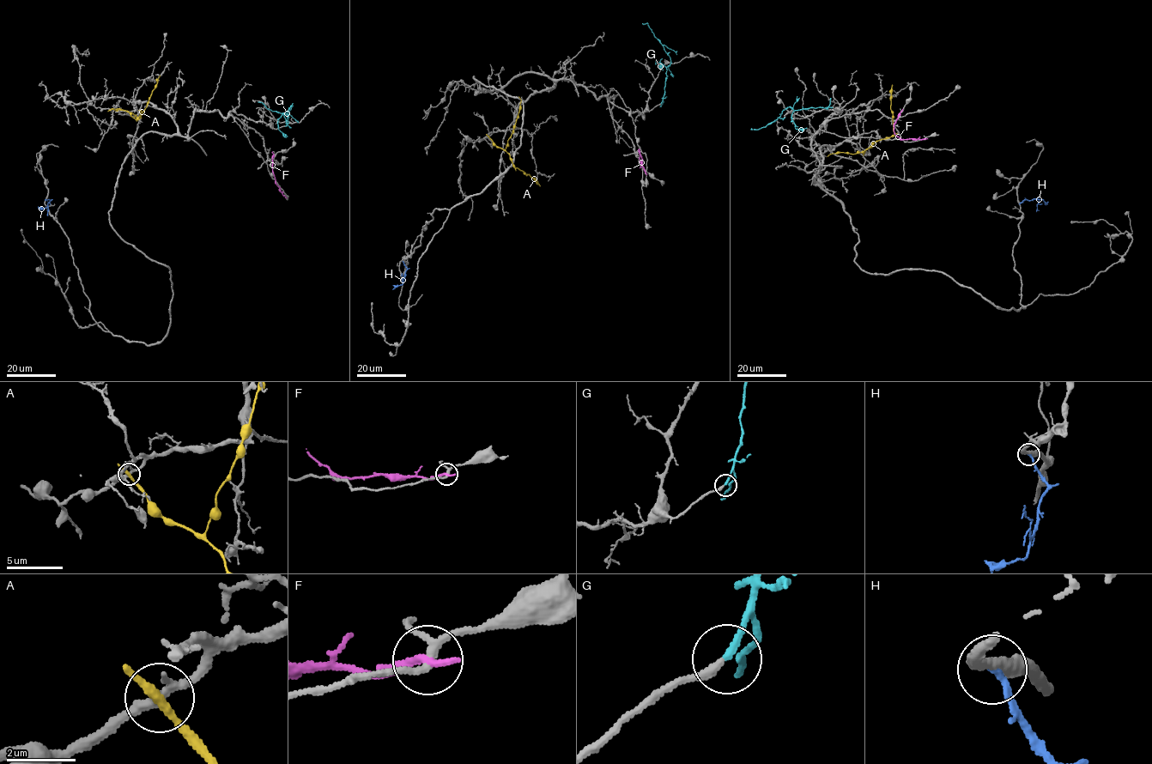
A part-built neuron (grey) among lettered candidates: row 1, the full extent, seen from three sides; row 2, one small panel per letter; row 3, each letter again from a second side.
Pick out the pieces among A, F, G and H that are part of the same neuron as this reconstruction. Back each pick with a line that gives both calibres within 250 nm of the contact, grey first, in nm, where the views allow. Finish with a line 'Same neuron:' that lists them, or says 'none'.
G: 240 nm thick on the grey side, 180 nm on the other
Same neuron: G

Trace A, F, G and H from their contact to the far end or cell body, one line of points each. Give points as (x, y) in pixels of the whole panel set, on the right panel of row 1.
A: (864, 152), (874, 142), (894, 133), (890, 100), (893, 85)
F: (925, 138), (901, 139), (895, 134), (894, 124), (902, 108)
G: (833, 107), (793, 110), (790, 107), (765, 126), (750, 129)
H: (1019, 203), (1025, 199), (1048, 202)

